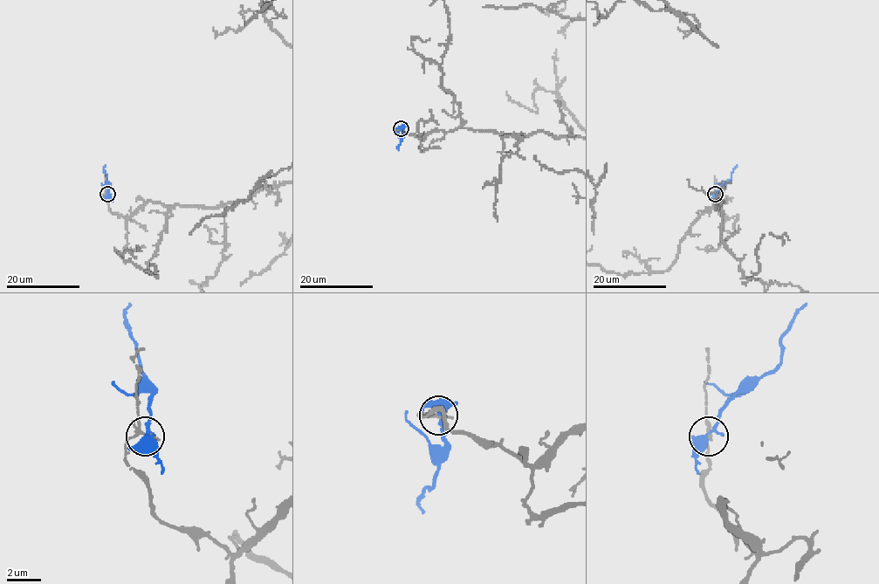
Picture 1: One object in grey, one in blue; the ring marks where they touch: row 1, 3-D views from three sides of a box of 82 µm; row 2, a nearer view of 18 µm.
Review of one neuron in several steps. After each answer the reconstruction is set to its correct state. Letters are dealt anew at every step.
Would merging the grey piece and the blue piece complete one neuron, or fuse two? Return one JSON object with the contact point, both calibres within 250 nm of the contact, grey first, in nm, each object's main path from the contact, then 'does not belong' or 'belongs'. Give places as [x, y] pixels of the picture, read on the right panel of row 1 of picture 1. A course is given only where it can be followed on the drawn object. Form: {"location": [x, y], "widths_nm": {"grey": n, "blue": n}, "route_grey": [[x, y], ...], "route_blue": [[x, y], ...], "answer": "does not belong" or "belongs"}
{"location": [715, 194], "widths_nm": {"grey": 180, "blue": 440}, "route_blue": [[715, 194], [730, 179], [736, 165]], "answer": "does not belong"}

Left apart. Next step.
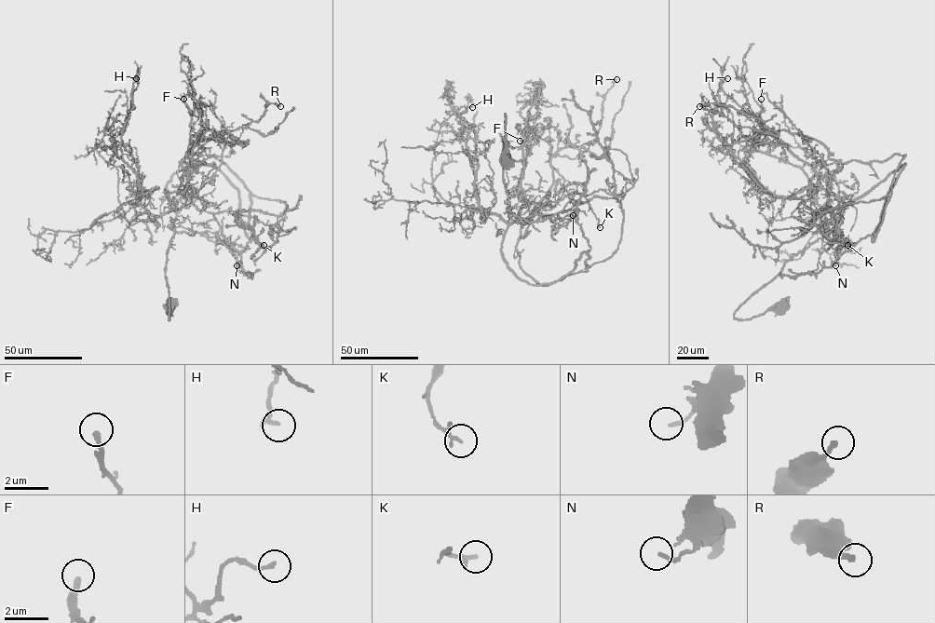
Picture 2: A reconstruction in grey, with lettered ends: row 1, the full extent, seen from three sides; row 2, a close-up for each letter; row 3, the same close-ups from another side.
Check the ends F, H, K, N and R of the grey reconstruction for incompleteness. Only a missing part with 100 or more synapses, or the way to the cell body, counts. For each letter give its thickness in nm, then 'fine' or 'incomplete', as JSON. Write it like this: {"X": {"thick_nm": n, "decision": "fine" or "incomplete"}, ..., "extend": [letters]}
{"F": {"thick_nm": 240, "decision": "fine"}, "H": {"thick_nm": 180, "decision": "fine"}, "K": {"thick_nm": 200, "decision": "fine"}, "N": {"thick_nm": 160, "decision": "fine"}, "R": {"thick_nm": 220, "decision": "fine"}, "extend": []}

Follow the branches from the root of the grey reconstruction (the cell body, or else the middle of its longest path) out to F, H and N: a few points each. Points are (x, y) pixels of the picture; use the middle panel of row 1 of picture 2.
F: (506, 162), (505, 114), (501, 162), (511, 223), (523, 201), (517, 185), (527, 137), (524, 142), (520, 141)
H: (506, 162), (505, 114), (509, 223), (474, 192), (475, 134), (456, 112), (467, 98), (472, 107)
N: (506, 162), (505, 114), (501, 162), (511, 211), (530, 222), (550, 218), (559, 225), (575, 220), (573, 215)

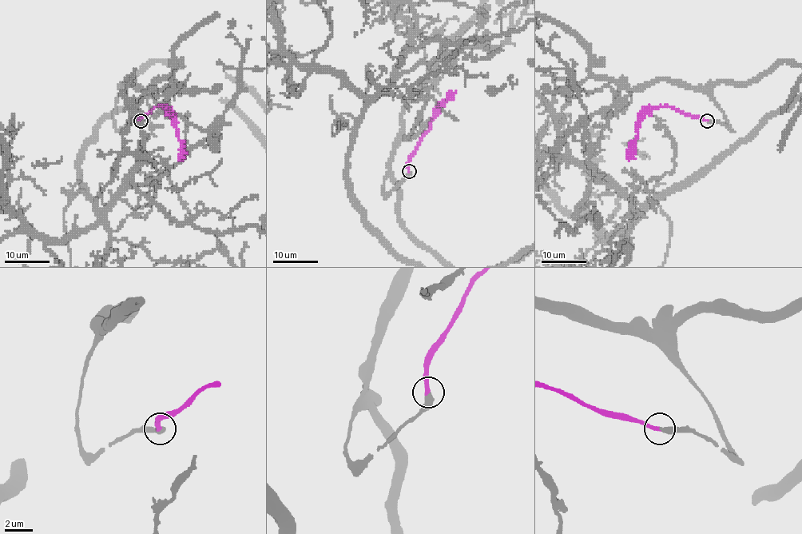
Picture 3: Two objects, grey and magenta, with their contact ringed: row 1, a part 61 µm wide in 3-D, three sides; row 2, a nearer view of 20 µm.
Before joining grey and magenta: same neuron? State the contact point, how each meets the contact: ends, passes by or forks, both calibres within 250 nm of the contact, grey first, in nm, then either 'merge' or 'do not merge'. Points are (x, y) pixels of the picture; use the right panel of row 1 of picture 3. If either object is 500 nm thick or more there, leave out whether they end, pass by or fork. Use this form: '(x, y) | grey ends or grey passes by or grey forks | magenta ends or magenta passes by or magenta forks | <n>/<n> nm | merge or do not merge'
(707, 121) | grey ends | magenta ends | 440/280 nm | merge

